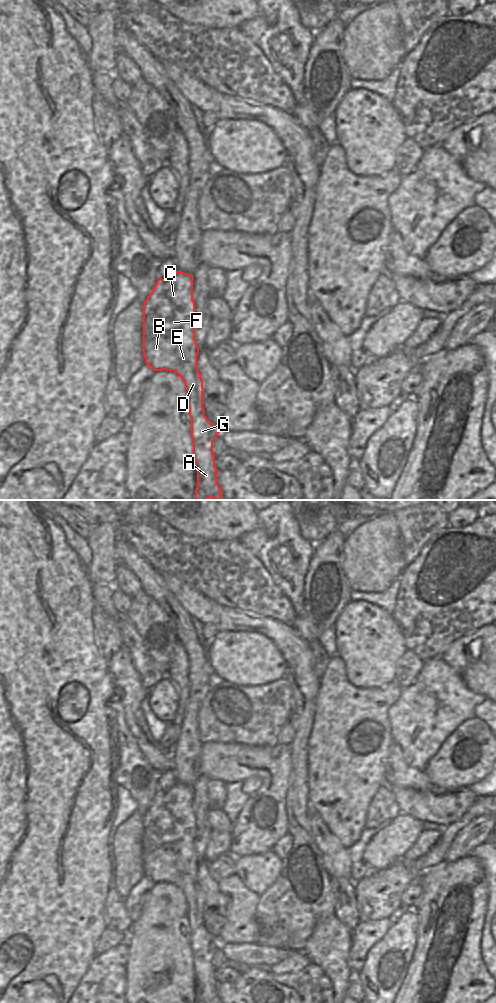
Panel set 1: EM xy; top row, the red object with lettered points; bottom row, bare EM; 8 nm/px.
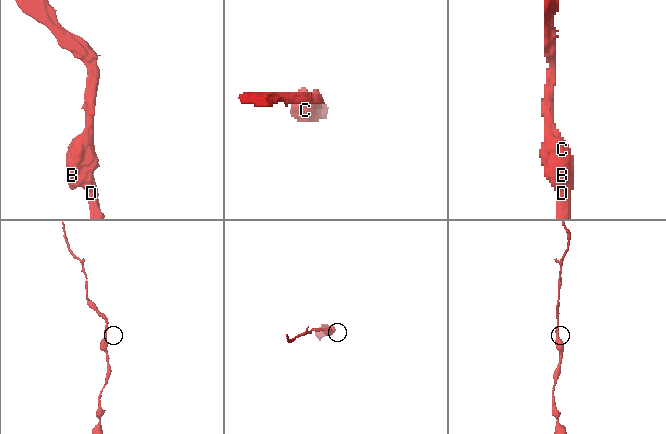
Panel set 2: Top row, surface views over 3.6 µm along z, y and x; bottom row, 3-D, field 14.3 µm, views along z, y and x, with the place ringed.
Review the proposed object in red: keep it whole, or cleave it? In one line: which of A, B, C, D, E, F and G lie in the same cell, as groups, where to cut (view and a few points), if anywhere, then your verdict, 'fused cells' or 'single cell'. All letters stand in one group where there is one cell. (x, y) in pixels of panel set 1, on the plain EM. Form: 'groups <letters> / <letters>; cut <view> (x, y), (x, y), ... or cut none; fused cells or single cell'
groups A B C D E F G; cut none; single cell

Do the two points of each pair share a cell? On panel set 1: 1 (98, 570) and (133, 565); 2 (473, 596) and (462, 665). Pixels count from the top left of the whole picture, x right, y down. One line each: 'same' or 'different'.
1: different
2: different

